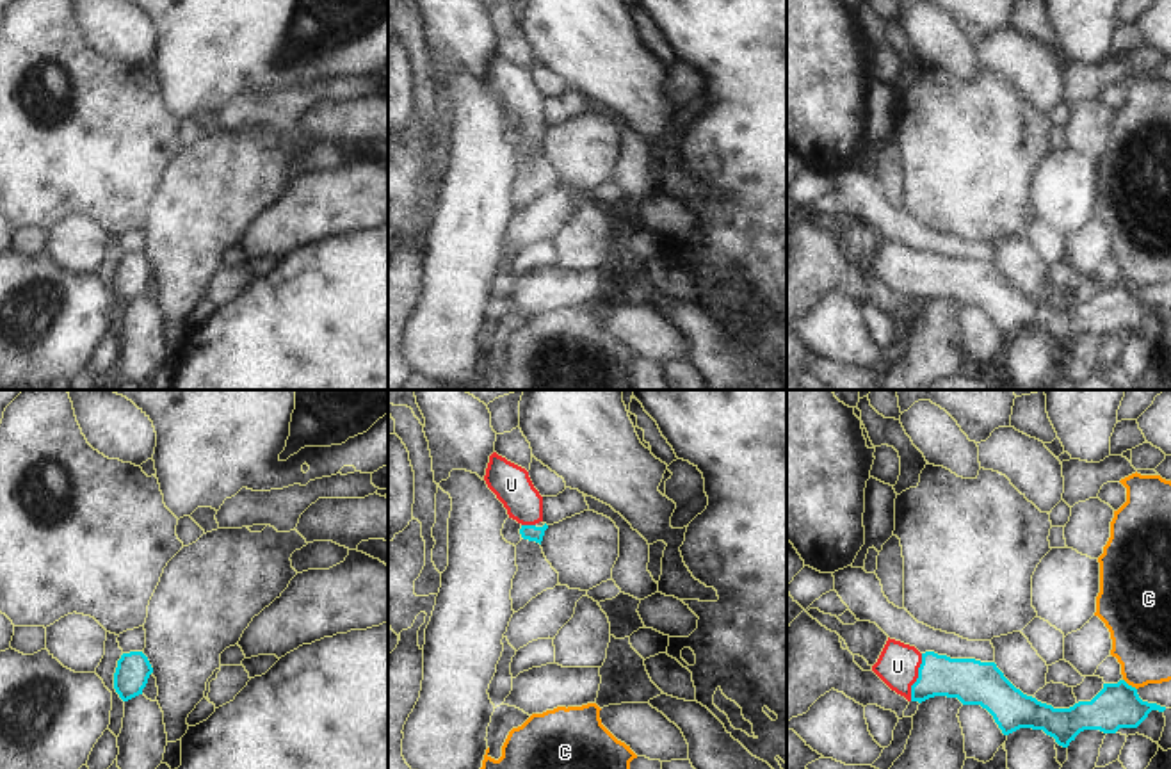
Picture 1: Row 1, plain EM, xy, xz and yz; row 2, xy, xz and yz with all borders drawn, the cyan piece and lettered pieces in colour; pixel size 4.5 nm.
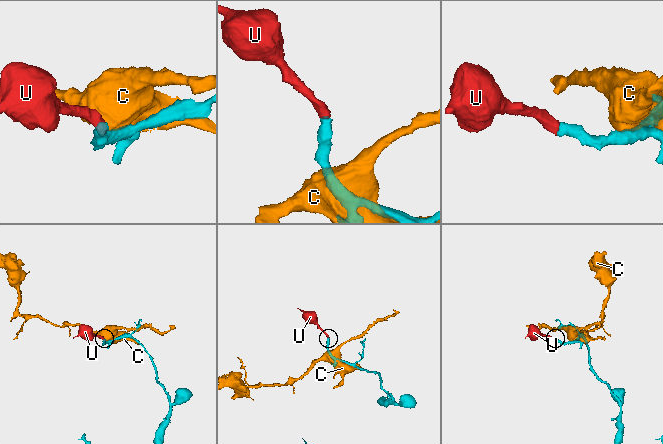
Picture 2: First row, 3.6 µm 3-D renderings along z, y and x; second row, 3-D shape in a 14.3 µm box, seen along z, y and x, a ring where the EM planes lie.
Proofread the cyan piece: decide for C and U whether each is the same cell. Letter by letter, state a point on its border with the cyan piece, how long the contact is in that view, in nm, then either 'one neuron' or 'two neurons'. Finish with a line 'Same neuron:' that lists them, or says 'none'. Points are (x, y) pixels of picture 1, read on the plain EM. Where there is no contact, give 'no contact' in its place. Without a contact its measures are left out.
C: meets cyan in yz at (1130, 287); contact 80 nm long; two neurons
U: meets cyan in yz at (919, 278); contact 220 nm long; one neuron
Same neuron: U

